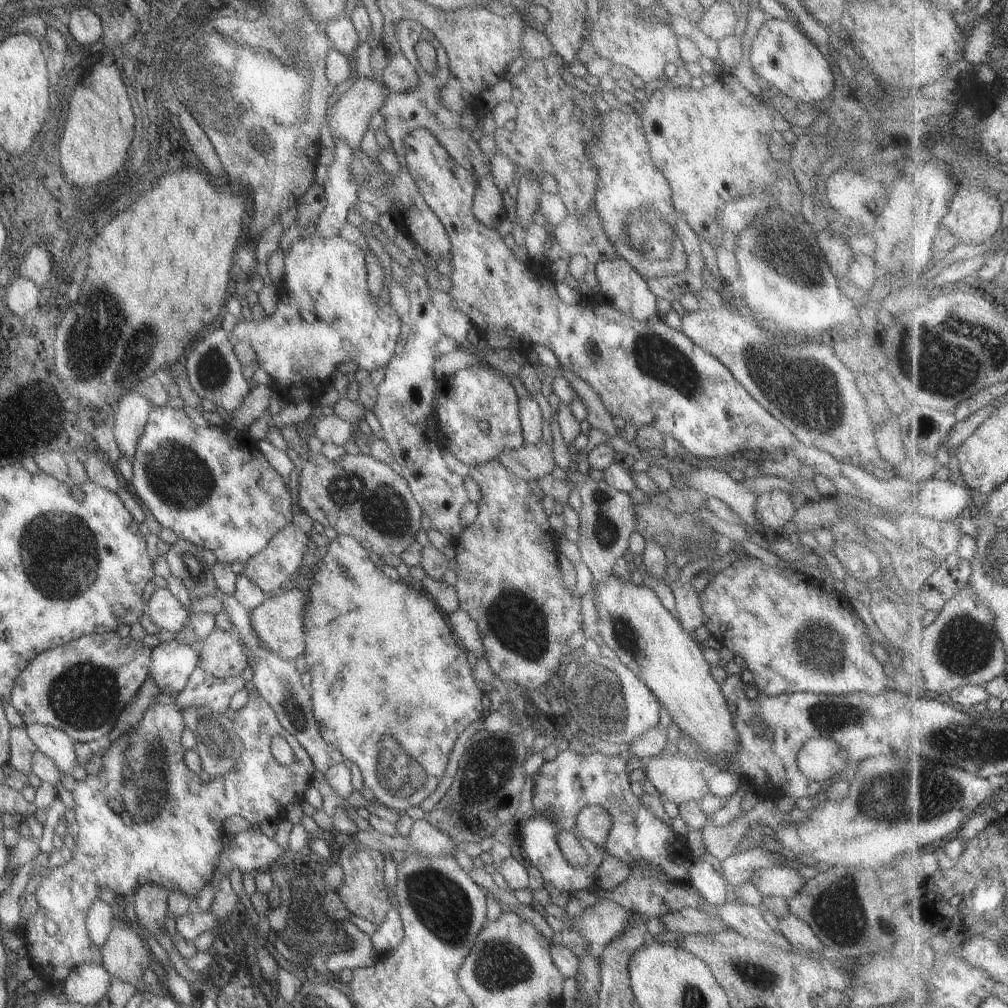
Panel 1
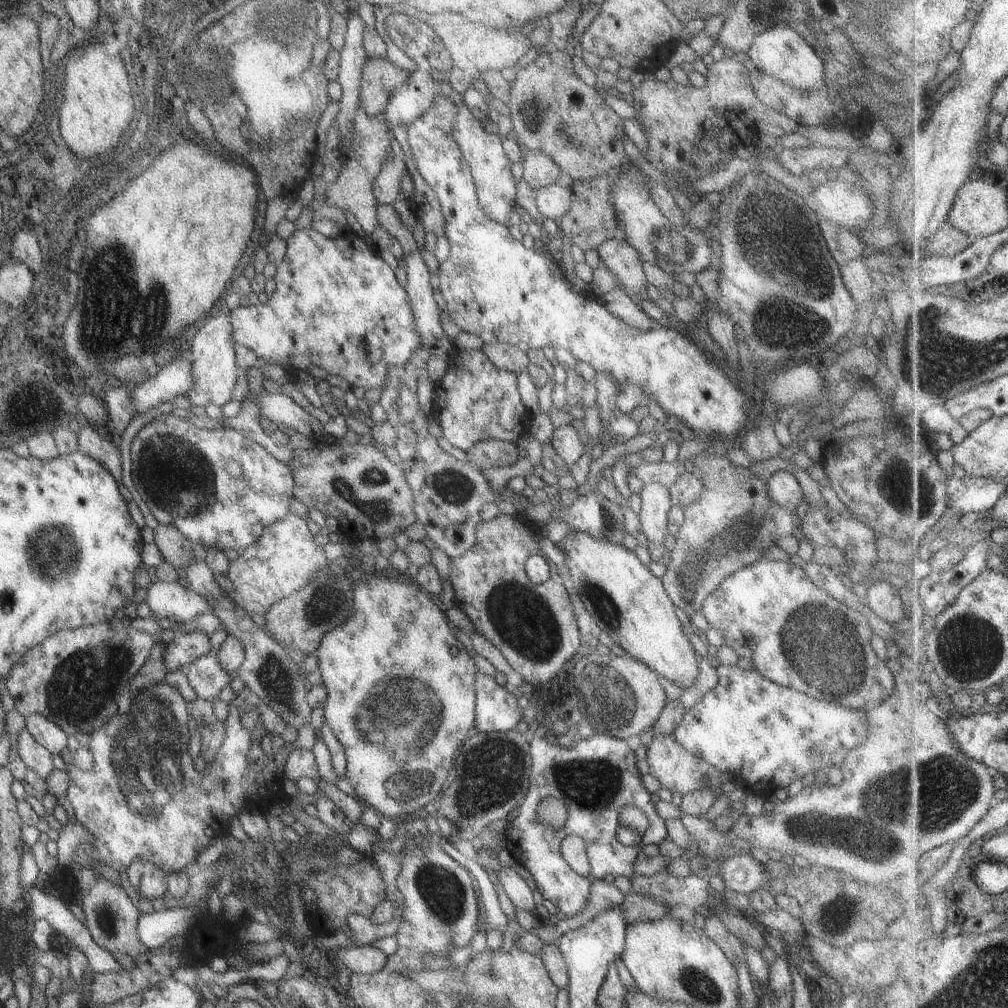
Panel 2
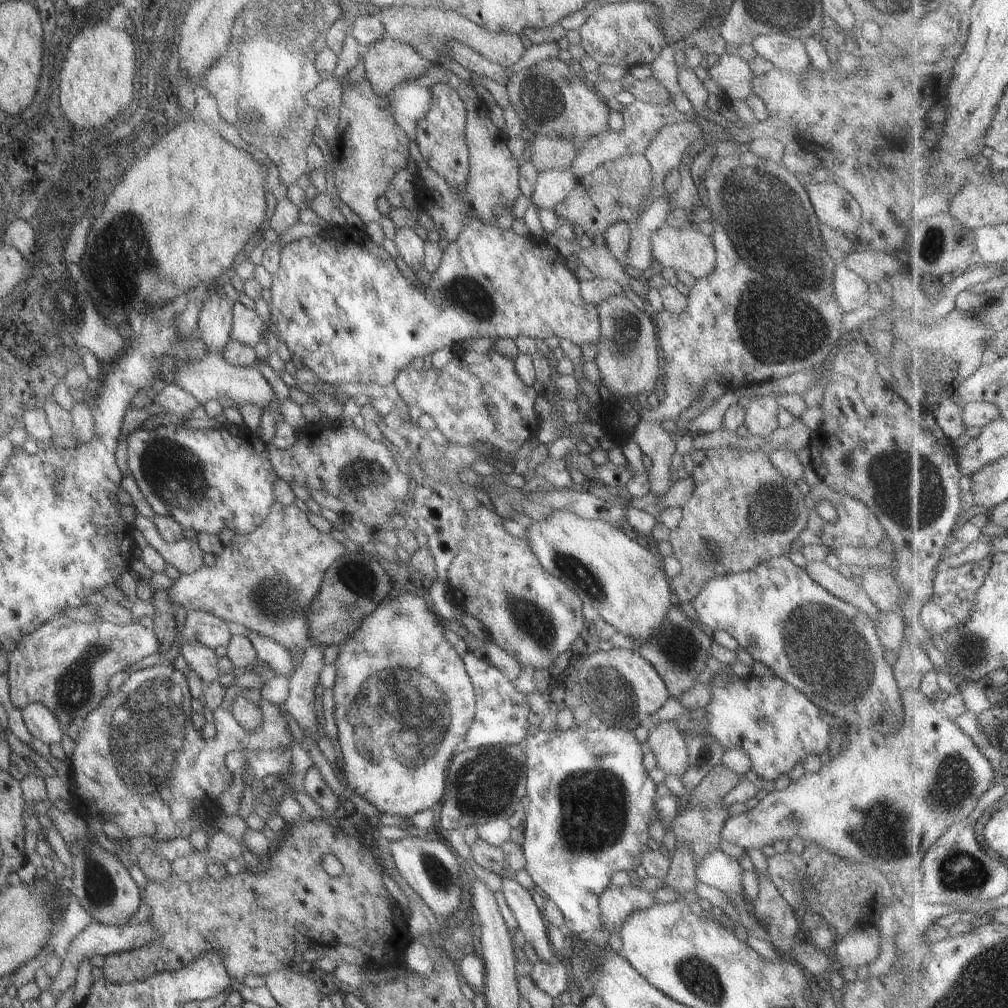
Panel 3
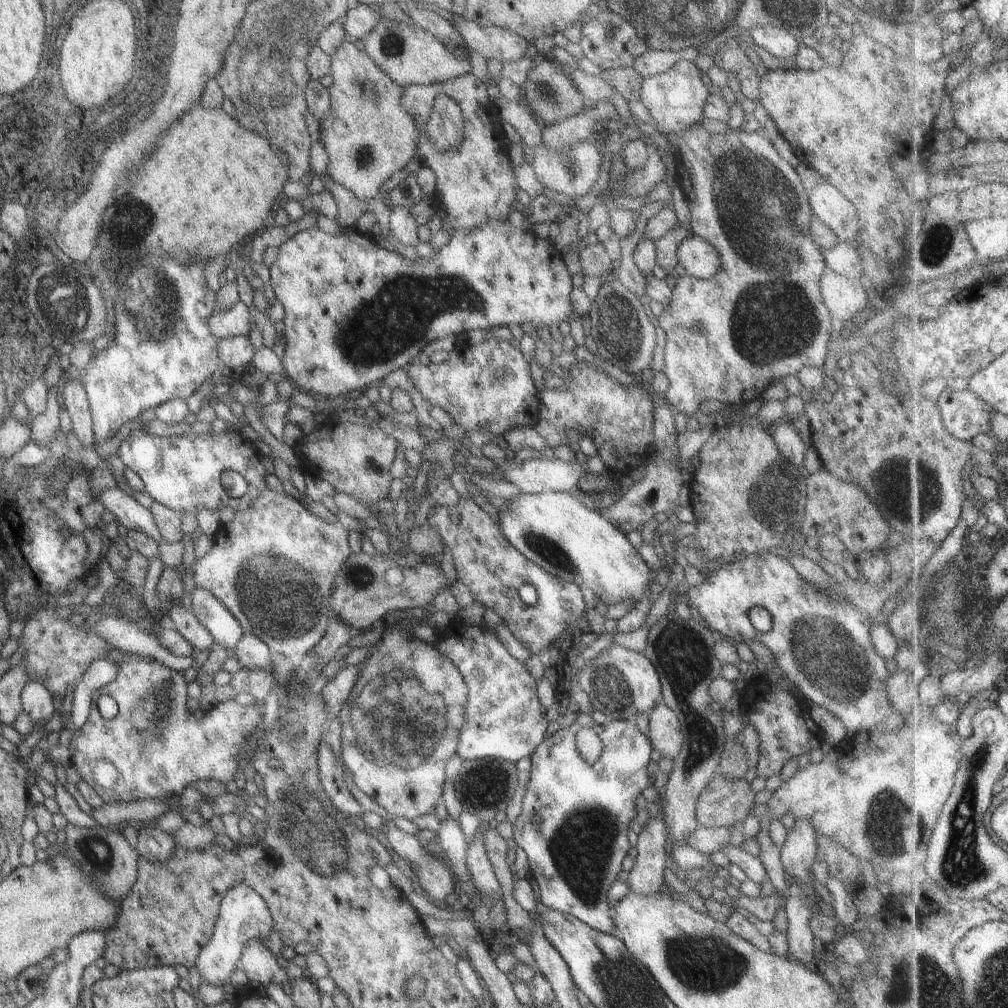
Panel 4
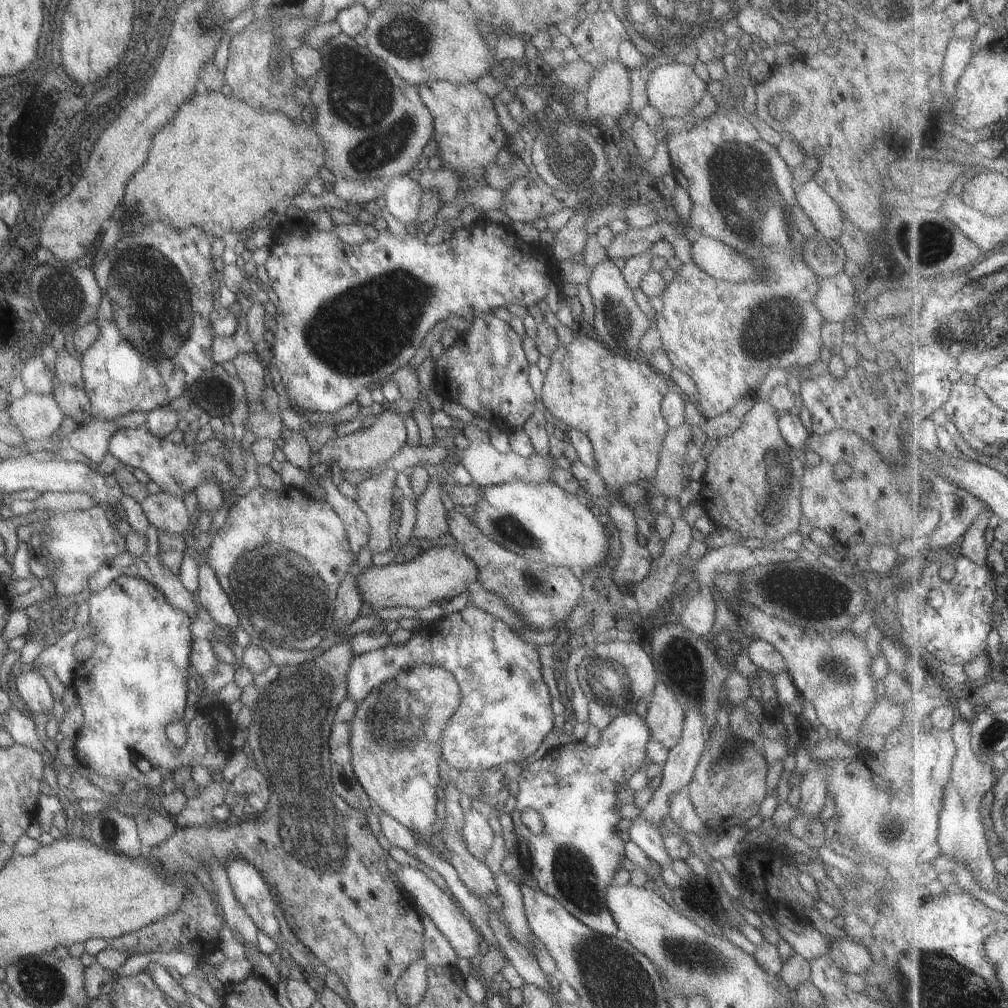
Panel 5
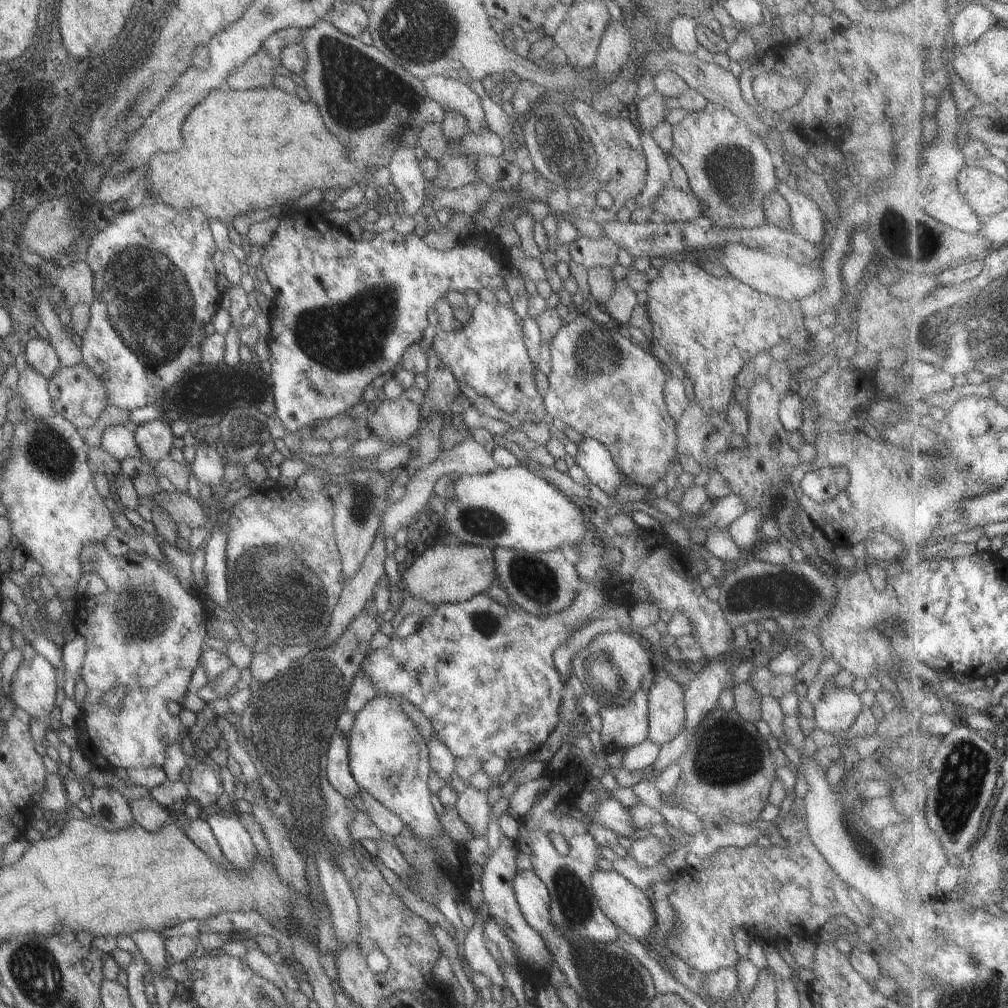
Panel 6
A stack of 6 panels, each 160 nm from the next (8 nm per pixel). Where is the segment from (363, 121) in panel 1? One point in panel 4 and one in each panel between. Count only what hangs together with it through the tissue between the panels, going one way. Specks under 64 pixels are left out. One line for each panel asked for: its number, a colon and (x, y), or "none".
2: (378, 77)
3: (386, 63)
4: (407, 55)

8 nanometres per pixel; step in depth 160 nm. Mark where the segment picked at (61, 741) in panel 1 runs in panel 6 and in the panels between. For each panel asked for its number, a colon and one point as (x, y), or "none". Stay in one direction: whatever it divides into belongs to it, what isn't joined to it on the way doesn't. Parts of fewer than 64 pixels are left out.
2: (46, 734)
3: (39, 721)
4: (35, 701)
5: (32, 689)
6: (33, 686)

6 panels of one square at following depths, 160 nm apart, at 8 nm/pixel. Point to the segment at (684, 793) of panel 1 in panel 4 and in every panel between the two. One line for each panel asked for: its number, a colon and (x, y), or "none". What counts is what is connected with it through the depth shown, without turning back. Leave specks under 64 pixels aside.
2: (674, 768)
3: (664, 741)
4: (664, 736)

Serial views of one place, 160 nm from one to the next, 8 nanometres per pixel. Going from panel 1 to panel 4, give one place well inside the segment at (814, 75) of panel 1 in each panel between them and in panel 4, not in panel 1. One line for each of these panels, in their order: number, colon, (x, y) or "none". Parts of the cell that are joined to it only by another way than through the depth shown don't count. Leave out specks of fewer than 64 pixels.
2: (778, 51)
3: (786, 53)
4: (778, 42)

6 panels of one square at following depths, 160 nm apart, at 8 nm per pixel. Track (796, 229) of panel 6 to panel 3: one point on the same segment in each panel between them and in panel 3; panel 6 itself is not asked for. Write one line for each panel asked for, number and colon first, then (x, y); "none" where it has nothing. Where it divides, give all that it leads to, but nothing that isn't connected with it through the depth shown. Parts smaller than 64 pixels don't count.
3: (833, 206)
4: (826, 203)
5: (823, 213)

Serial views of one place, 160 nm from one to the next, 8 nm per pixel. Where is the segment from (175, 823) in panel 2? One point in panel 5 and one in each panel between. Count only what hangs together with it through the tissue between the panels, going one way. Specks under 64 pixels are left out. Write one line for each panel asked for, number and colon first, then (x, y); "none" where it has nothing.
3: (137, 762)
4: (153, 747)
5: (133, 684)

